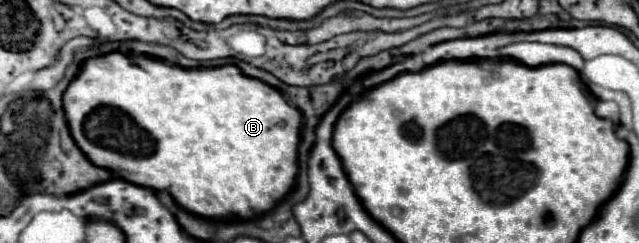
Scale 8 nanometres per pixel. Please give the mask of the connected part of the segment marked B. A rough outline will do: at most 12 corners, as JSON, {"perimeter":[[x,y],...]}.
{"perimeter":[[91,58],[95,166],[201,218],[259,218],[301,112],[237,66]]}

